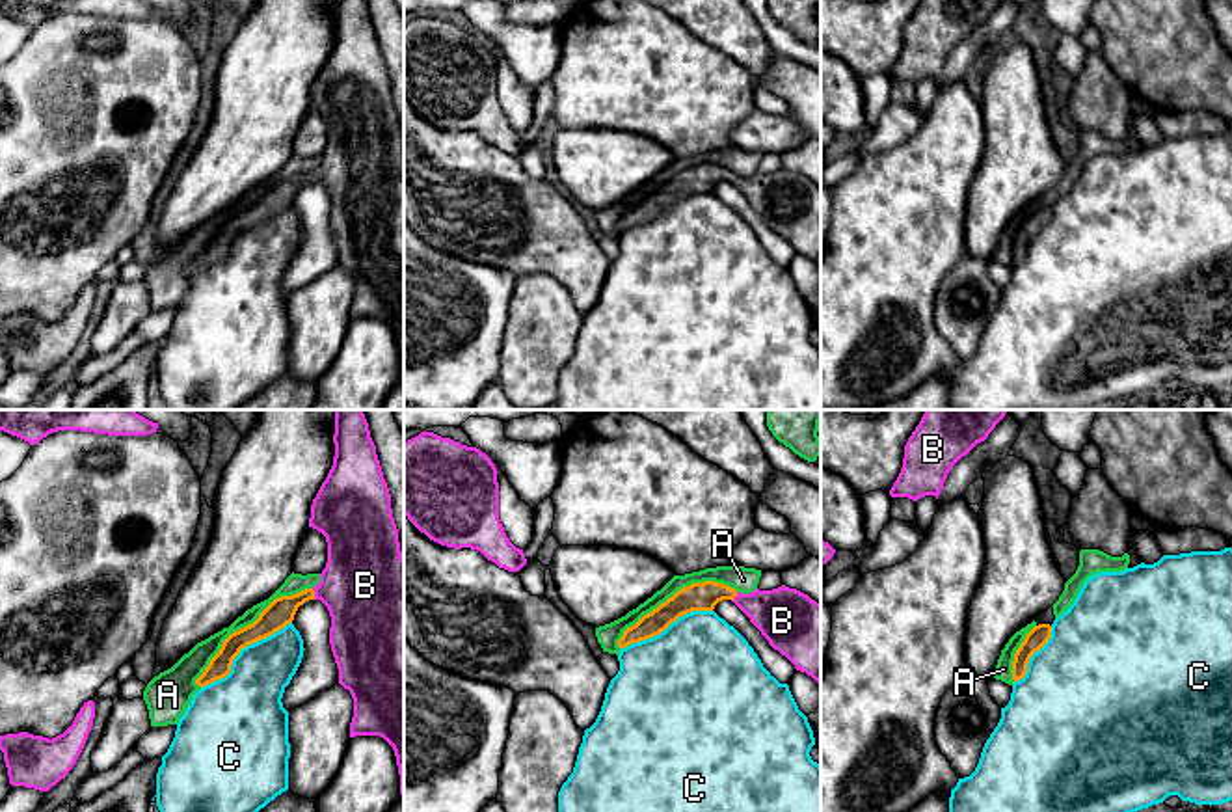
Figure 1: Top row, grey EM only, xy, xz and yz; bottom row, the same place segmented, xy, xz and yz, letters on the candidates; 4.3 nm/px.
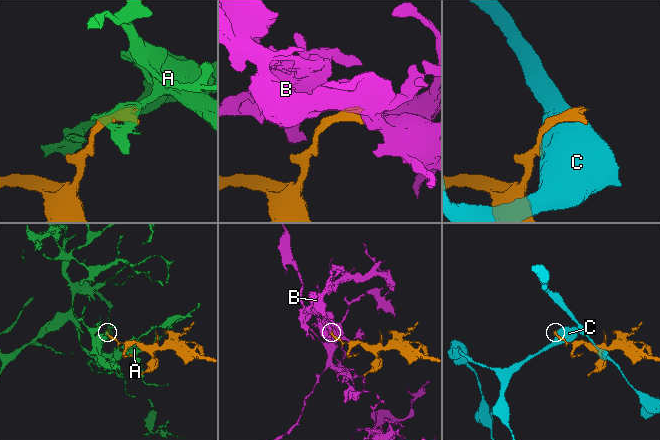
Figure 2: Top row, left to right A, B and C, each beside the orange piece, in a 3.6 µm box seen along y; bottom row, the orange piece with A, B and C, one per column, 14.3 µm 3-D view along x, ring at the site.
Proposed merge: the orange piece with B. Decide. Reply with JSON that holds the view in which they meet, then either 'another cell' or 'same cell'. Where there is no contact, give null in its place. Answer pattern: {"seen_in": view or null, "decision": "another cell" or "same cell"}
{"seen_in": "xy", "decision": "same cell"}

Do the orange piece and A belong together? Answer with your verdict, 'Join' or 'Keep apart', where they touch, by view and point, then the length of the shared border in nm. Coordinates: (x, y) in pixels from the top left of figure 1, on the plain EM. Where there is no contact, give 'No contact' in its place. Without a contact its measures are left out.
Keep apart. Touches orange at xy (246, 209). Shared border 650 nm

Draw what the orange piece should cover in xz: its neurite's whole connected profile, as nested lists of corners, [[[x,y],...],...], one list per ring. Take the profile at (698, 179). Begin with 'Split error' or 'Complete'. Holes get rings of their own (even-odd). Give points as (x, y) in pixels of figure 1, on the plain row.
Split error. [[[715,164],[692,166],[627,210],[618,229],[651,222],[679,199],[713,194],[722,183],[731,183],[774,233],[821,268],[821,186],[785,168],[743,177]]]

